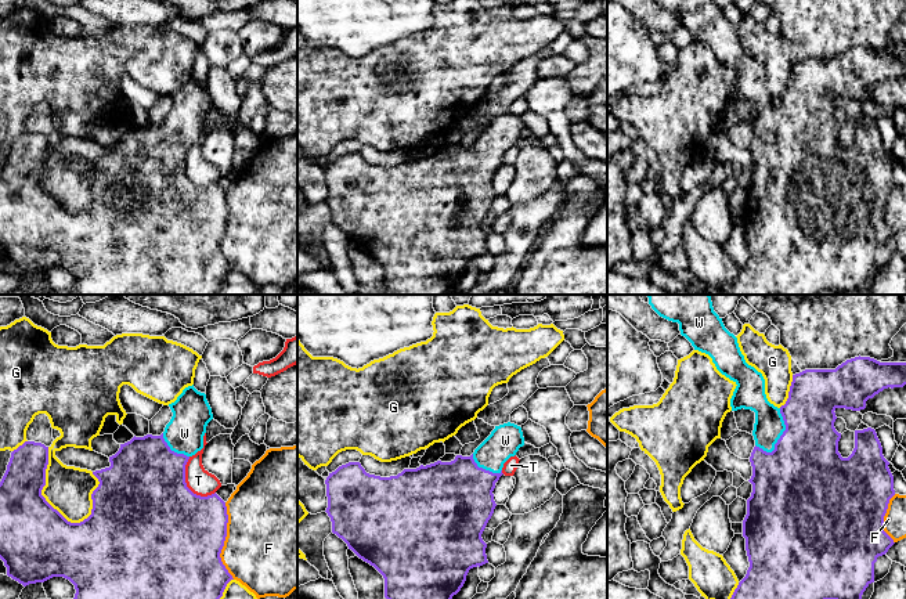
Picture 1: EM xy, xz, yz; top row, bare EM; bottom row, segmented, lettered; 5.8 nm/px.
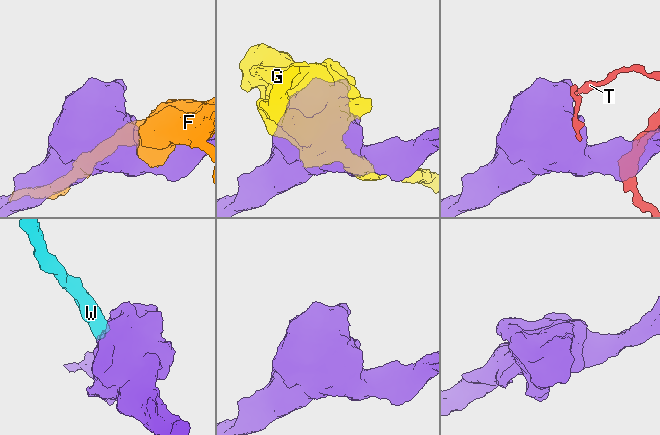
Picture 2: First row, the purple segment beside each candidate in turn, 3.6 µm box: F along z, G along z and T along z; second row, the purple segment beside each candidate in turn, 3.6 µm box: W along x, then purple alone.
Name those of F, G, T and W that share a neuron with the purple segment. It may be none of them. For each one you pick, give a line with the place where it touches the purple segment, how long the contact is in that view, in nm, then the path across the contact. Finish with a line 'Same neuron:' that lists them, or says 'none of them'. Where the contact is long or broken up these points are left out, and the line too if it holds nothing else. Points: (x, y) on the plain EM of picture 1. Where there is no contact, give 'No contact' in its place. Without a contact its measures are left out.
W: Touches purple at yz (783, 122). Shared border 280 nm. Path across: yz (805, 158), (783, 122), (769, 115)
Same neuron: W

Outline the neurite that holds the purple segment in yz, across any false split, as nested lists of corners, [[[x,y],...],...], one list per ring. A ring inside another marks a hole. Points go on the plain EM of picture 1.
[[[654,0],[660,7],[678,12],[681,25],[685,26],[694,40],[708,44],[712,48],[717,59],[733,71],[737,76],[730,89],[732,101],[751,100],[755,102],[755,113],[752,126],[755,137],[751,142],[750,152],[752,156],[752,166],[748,170],[752,174],[751,187],[747,190],[747,205],[743,210],[743,227],[746,228],[746,241],[750,252],[746,267],[739,273],[734,279],[729,295],[820,295],[824,291],[837,291],[845,295],[858,295],[862,291],[862,285],[866,278],[874,273],[874,253],[878,246],[882,246],[895,234],[894,230],[884,221],[884,206],[888,199],[889,190],[895,185],[894,166],[888,158],[889,152],[882,145],[882,137],[874,119],[867,118],[863,120],[855,120],[855,138],[848,148],[842,148],[838,142],[838,131],[841,123],[834,118],[837,109],[835,100],[845,98],[852,101],[860,101],[866,98],[866,91],[873,89],[884,79],[903,77],[906,75],[906,53],[880,53],[870,47],[855,47],[847,50],[835,59],[805,59],[793,65],[793,72],[788,82],[788,89],[780,98],[770,94],[765,84],[765,69],[761,62],[748,55],[744,46],[740,42],[737,28],[730,24],[722,8],[714,0]]]

